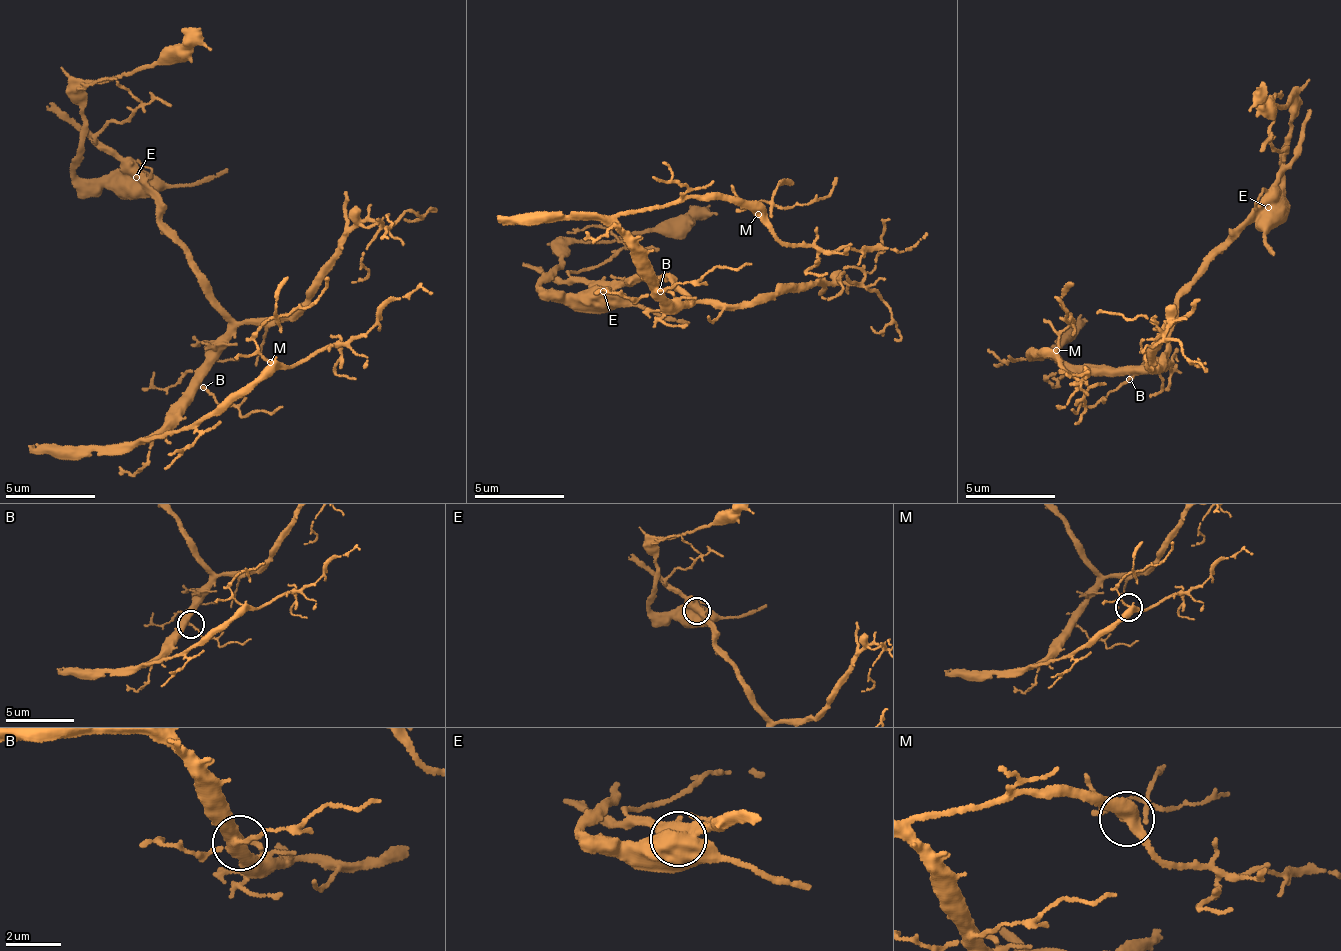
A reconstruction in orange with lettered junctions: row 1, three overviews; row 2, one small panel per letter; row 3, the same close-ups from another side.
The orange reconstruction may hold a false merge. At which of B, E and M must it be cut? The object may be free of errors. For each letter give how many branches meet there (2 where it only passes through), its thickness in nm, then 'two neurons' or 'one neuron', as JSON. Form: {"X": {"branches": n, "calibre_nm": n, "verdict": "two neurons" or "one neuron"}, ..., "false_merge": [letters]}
{"B": {"branches": 4, "calibre_nm": 360, "verdict": "one neuron"}, "E": {"branches": 5, "calibre_nm": 700, "verdict": "two neurons"}, "M": {"branches": 4, "calibre_nm": 340, "verdict": "one neuron"}, "false_merge": ["E"]}

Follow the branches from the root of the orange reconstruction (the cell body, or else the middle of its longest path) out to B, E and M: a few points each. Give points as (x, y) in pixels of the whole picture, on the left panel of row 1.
B: (207, 363), (205, 375), (200, 381), (203, 387)
E: (207, 363), (225, 336), (226, 315), (204, 293), (153, 194), (141, 190), (135, 176)
M: (207, 363), (181, 395), (167, 419), (148, 440), (172, 437), (216, 416), (269, 363)

